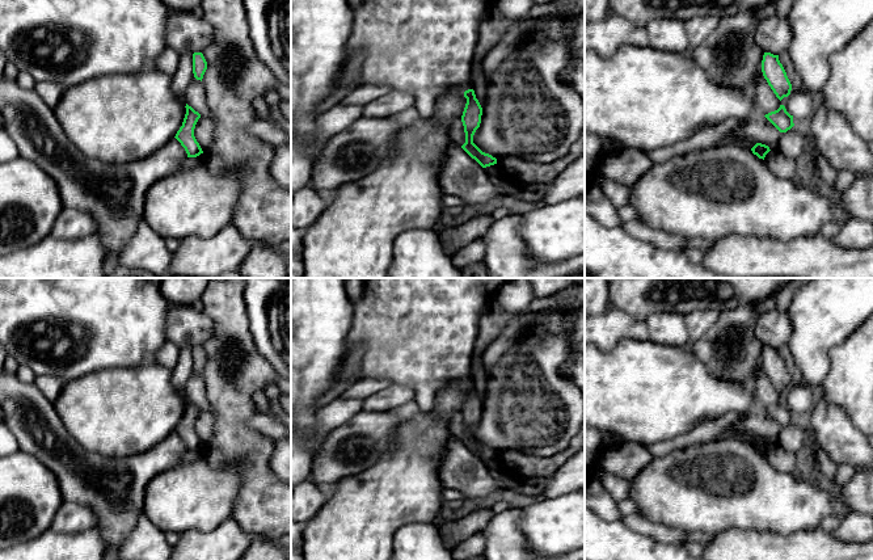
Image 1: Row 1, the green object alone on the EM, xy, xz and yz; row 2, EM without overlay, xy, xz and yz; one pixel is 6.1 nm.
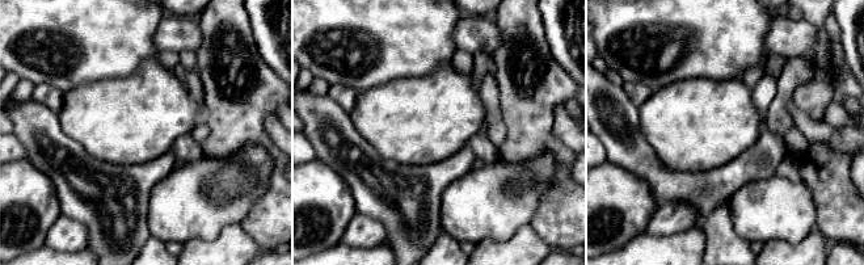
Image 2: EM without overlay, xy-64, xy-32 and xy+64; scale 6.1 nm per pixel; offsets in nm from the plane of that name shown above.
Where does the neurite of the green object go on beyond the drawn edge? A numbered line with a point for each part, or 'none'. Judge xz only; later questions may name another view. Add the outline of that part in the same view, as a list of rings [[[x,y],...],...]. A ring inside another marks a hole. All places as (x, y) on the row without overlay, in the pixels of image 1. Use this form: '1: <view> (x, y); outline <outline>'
none

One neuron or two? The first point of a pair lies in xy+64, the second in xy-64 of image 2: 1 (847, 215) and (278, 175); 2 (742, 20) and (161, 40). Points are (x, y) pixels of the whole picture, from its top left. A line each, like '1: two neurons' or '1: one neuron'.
1: one neuron
2: two neurons

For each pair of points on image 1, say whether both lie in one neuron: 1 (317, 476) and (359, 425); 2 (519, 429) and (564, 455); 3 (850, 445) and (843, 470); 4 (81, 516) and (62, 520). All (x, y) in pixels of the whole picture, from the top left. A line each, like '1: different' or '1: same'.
1: same
2: different
3: different
4: same

